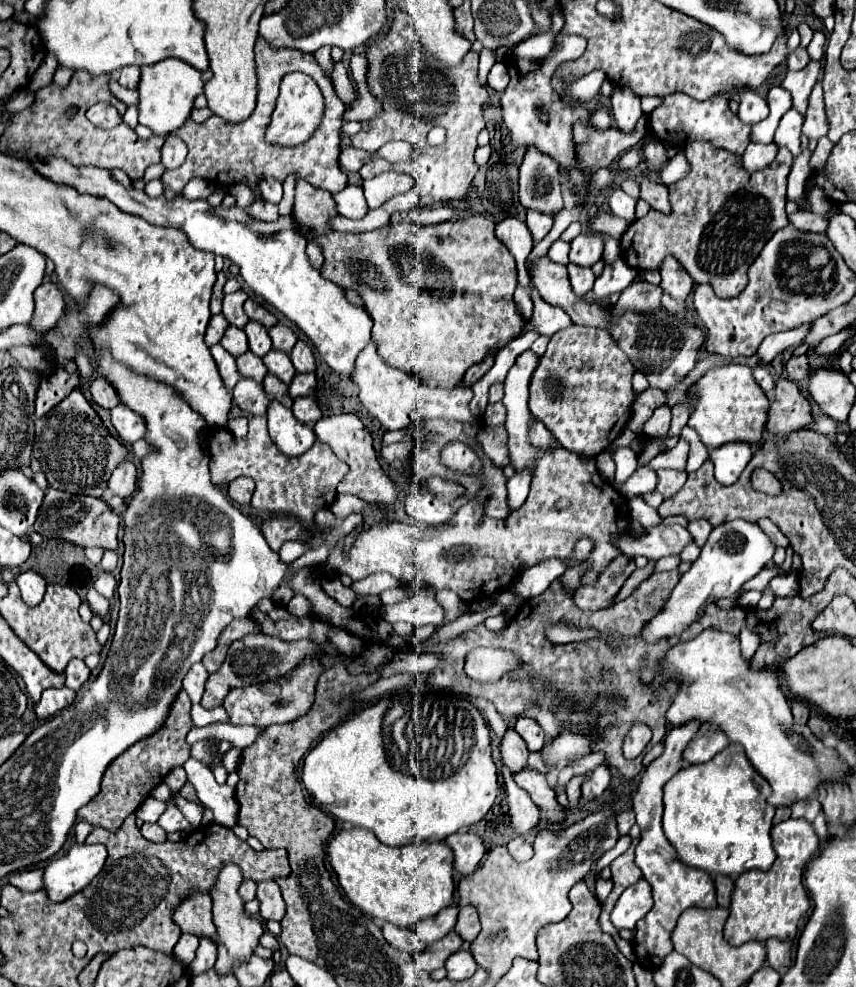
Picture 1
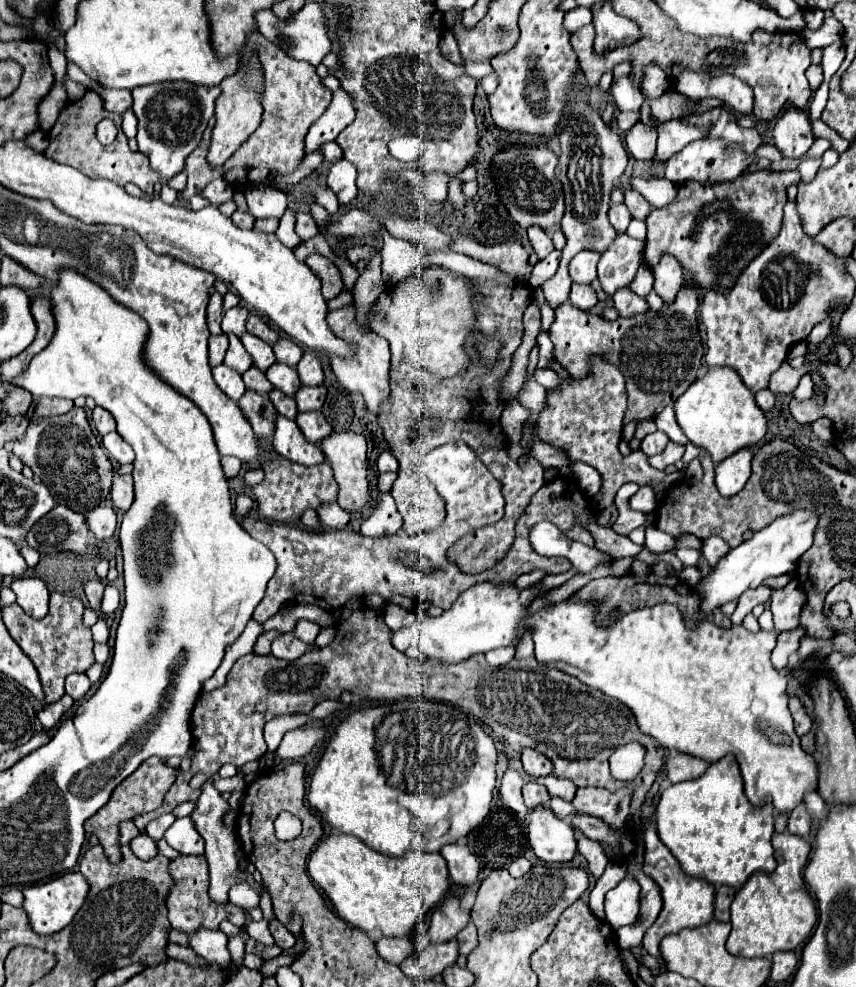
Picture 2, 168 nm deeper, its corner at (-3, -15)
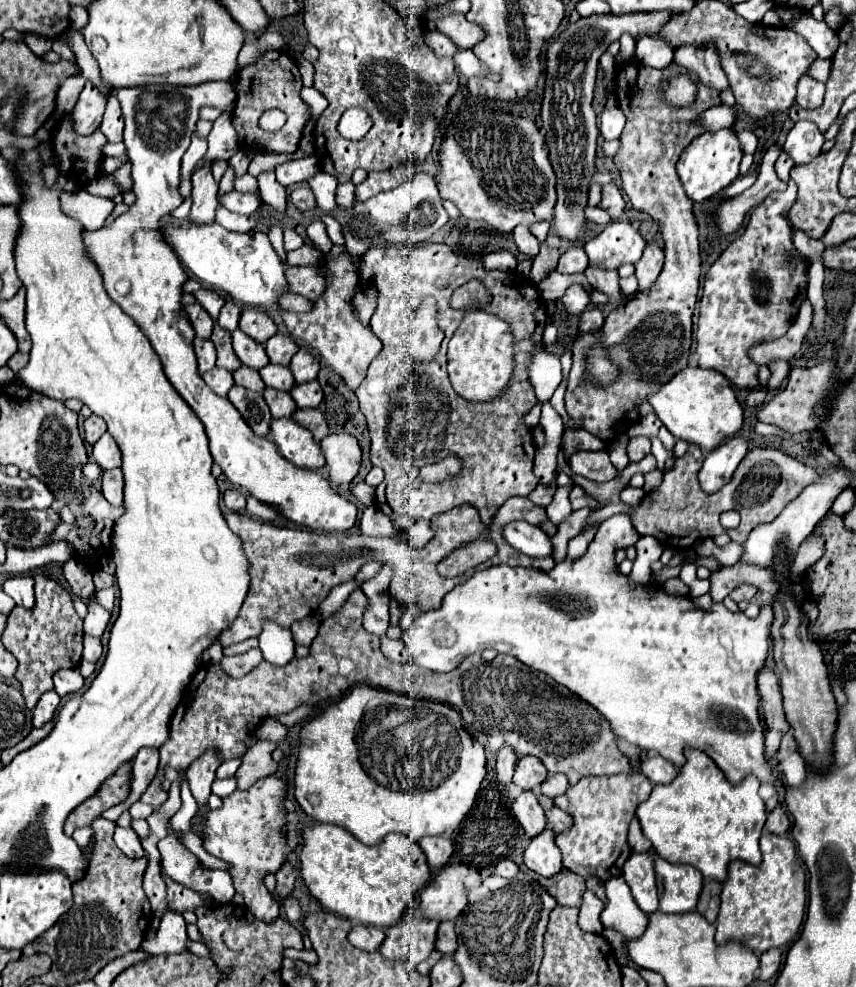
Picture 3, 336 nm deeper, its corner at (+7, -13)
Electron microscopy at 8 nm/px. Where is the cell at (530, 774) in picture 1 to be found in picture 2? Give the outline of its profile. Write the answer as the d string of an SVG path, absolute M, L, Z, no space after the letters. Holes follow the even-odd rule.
M538 808L530 814L528 840L534 854L546 864L566 864L576 854L574 828L556 818L550 808Z

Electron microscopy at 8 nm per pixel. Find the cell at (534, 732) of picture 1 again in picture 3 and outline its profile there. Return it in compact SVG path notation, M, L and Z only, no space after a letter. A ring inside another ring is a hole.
M522 756L514 770L514 784L522 790L536 790L548 776L548 770L536 756Z

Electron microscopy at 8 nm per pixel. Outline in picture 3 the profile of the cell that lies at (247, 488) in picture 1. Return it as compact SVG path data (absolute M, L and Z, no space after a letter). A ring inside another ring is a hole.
M230 488L230 490L224 492L224 504L226 504L228 510L240 512L240 510L244 510L244 506L246 506L246 496L244 496L240 490Z

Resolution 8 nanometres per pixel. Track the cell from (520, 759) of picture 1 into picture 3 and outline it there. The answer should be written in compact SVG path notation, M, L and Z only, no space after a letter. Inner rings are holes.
M532 790L522 792L514 804L512 804L512 812L516 816L516 820L522 824L522 828L526 830L528 836L536 836L546 828L546 816L542 806L538 804L538 798L534 796Z

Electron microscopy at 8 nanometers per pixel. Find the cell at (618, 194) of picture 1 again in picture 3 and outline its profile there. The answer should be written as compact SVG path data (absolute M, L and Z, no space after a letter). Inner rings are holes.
M590 206L590 208L586 208L586 218L588 218L588 222L594 222L594 224L608 224L608 222L612 222L612 218L608 216L608 212L604 212L600 206Z

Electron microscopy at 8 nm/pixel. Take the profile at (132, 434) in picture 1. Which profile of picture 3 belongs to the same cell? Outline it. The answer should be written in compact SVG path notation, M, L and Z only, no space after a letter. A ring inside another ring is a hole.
M106 432L102 434L102 438L92 446L92 454L94 454L94 460L104 468L118 468L120 466L120 450L118 450L118 444L114 442L114 438Z

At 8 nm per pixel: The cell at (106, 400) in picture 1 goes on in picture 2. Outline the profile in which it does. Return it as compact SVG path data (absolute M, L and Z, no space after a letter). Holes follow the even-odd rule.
M96 406L94 414L92 414L92 420L94 420L96 430L100 432L100 436L104 436L104 434L108 434L108 432L114 432L114 430L116 430L116 422L114 422L112 414L110 414L110 412L106 412L106 410L104 410L104 408L100 408L100 406Z

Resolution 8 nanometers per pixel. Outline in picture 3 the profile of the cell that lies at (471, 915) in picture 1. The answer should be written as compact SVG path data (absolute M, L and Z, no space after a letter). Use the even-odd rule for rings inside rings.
M442 922L438 928L438 940L436 940L436 950L444 954L454 954L456 952L456 932L454 932L454 922Z

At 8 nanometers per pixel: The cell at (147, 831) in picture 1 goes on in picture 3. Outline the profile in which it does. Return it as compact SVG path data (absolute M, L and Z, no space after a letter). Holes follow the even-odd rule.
M116 828L114 832L116 846L128 856L128 858L140 858L144 856L144 848L140 846L140 838L132 828Z

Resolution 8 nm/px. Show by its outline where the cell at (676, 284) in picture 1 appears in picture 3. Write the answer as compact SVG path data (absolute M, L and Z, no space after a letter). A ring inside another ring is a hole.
M648 242L642 258L636 262L636 278L638 278L640 290L648 290L656 282L662 266L664 266L662 248L656 242Z

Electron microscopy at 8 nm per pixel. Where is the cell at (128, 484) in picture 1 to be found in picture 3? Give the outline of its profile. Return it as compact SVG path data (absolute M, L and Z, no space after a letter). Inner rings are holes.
M120 468L104 470L104 474L102 474L102 494L112 506L122 506L122 488L124 488L124 480L122 480Z

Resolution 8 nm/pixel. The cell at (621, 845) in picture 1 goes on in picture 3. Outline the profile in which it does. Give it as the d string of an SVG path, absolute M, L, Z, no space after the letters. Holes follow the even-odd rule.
M586 892L584 900L582 900L582 906L580 906L580 918L578 918L580 928L586 930L586 932L600 934L602 932L602 924L600 924L602 908L604 908L604 902L596 894Z

